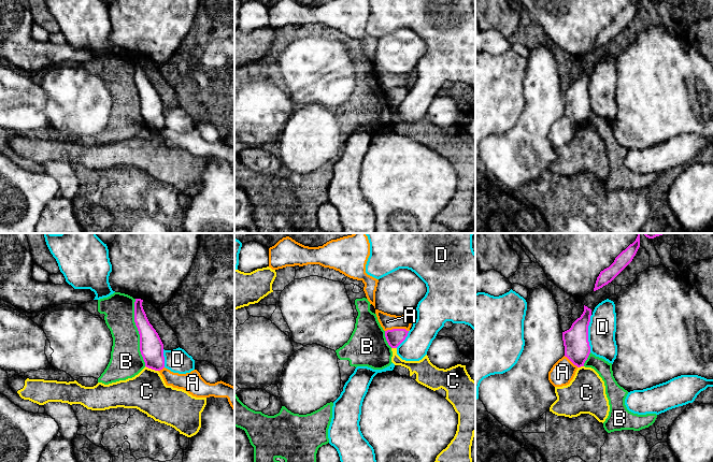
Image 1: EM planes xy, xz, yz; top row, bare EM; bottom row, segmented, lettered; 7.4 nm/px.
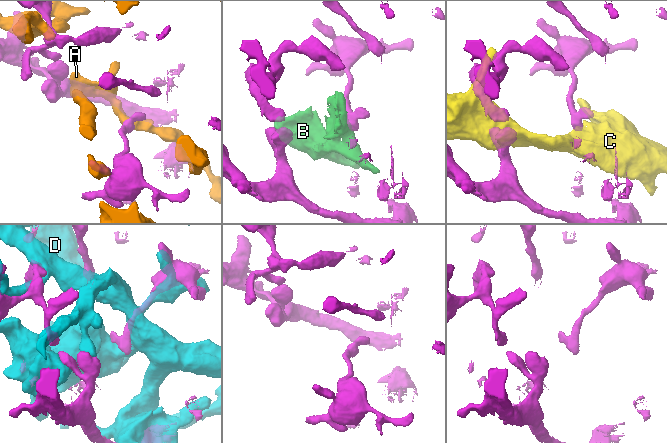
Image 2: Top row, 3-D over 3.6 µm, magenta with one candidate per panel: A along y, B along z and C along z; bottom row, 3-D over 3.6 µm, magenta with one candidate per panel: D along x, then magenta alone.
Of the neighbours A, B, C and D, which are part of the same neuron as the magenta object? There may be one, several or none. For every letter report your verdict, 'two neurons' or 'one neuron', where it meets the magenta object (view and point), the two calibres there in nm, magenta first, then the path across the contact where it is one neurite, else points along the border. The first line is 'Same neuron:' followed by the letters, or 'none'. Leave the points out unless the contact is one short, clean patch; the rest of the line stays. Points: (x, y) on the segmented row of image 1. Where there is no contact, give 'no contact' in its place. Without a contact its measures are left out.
Same neuron: none
A: two neurons; contact xz (396, 329); calibres 120 and 120 nm
B: two neurons; contact xy (139, 332); calibres 180 and 240 nm
C: two neurons; contact xy (152, 369); calibres 180 and 300 nm
D: two neurons; contact yz (587, 333); calibres 190 and 200 nm

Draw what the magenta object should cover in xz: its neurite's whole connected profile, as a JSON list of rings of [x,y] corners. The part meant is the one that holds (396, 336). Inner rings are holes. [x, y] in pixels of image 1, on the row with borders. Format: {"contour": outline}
{"contour": [[[393,329],[385,331],[385,337],[391,348],[397,348],[408,336],[405,329]]]}

